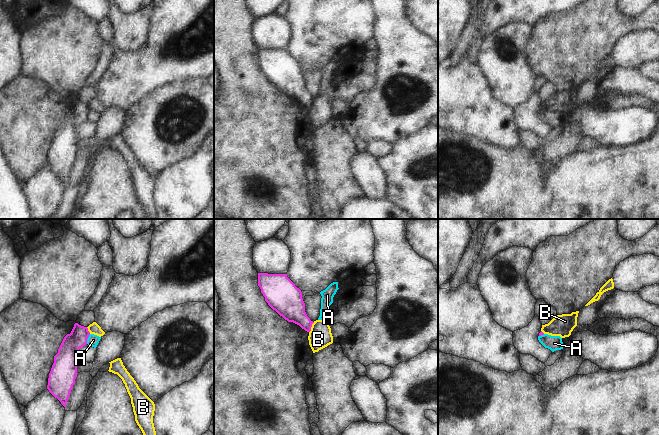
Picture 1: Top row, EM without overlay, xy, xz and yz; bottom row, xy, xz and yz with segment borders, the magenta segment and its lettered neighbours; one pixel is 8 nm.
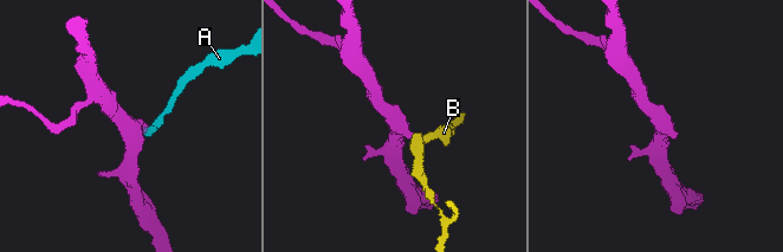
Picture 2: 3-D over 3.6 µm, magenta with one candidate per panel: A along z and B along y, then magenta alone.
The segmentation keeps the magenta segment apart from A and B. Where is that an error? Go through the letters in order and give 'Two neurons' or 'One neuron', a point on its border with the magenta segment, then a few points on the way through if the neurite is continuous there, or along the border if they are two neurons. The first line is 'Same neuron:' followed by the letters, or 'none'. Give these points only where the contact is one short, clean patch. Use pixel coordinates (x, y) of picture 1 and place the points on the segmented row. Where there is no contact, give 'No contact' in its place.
Same neuron: none
A: Two neurons. Touches magenta at xy (87, 338). Boundary: xy (90, 334), (86, 343)
B: Two neurons. Touches magenta at xz (311, 326). Boundary: xz (314, 322), (309, 332)

